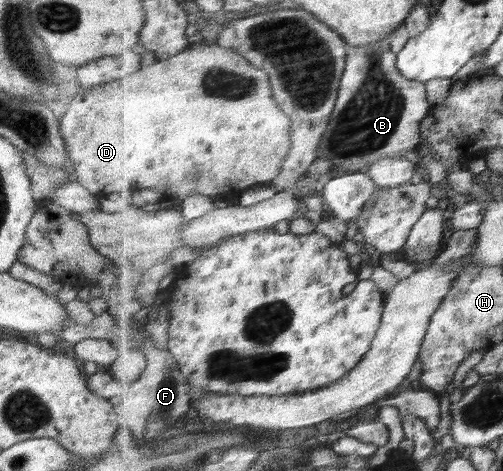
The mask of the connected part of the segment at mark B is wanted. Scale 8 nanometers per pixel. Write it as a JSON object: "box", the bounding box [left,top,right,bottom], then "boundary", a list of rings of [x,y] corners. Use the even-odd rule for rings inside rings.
{"box":[320,34,432,174],"boundary":[[[394,34],[384,41],[365,47],[351,47],[348,53],[348,66],[342,80],[340,98],[337,102],[332,121],[324,133],[320,145],[320,155],[333,162],[335,174],[355,173],[369,170],[372,165],[386,157],[402,157],[407,152],[417,149],[422,143],[422,123],[432,110],[427,95],[427,85],[417,80],[409,80],[398,68],[398,53],[391,51]]]}

